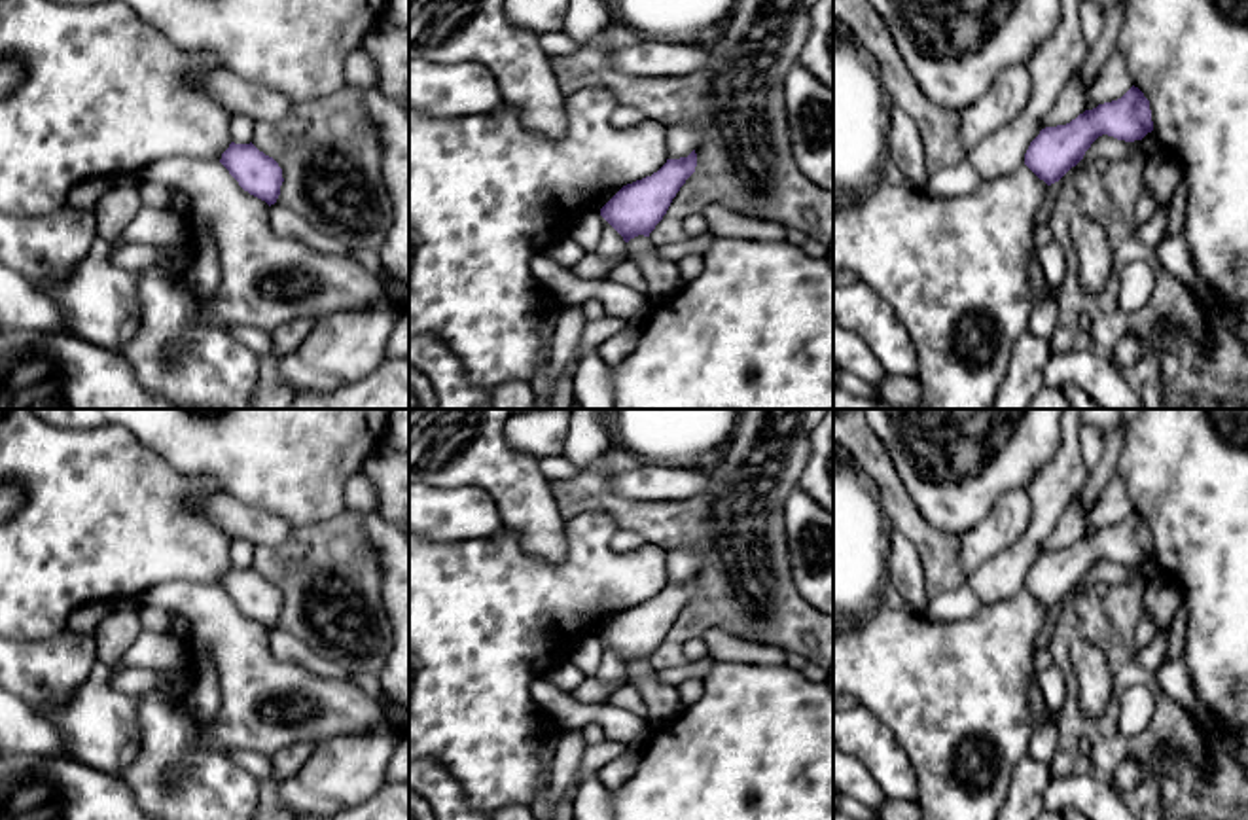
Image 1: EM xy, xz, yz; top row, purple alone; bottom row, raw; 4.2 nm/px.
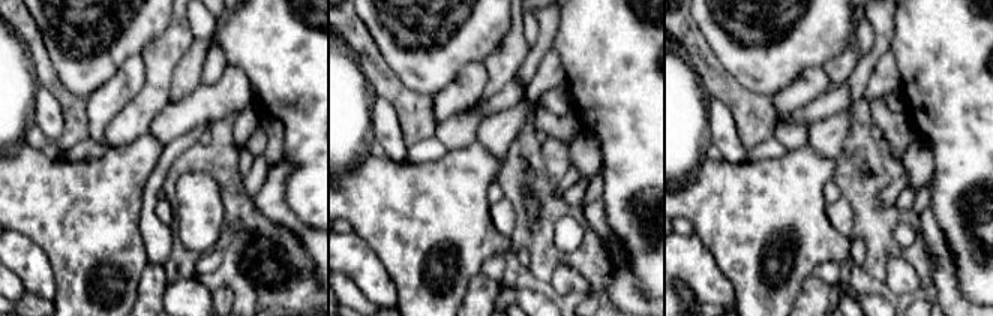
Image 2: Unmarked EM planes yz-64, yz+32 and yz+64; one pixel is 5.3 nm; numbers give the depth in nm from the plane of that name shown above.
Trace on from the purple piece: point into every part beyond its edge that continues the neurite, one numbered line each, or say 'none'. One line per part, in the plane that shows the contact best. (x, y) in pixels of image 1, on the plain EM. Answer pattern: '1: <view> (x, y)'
none

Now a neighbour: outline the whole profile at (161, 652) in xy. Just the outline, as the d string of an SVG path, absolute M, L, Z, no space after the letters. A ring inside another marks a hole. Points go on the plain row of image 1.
M142 631L136 642L119 657L112 672L127 667L152 668L157 674L167 670L186 670L193 657L186 644L170 633Z

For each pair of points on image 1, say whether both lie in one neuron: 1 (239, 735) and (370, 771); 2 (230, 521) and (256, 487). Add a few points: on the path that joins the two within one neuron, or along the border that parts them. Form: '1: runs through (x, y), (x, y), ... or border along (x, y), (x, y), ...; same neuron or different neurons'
1: border along (360, 733), (334, 735), (317, 745); different neurons
2: border along (222, 487), (243, 502), (275, 512), (285, 519); different neurons

